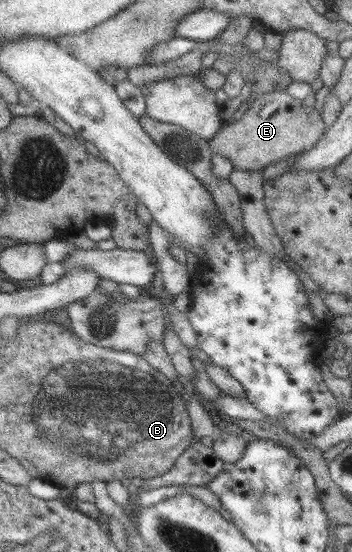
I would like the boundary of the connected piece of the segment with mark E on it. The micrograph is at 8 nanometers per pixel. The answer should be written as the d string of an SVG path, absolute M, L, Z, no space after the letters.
M266 91L254 98L240 119L222 124L220 149L216 151L232 162L234 170L256 171L264 169L272 161L280 161L288 155L312 148L324 130L317 106L302 108L300 100L286 91Z

